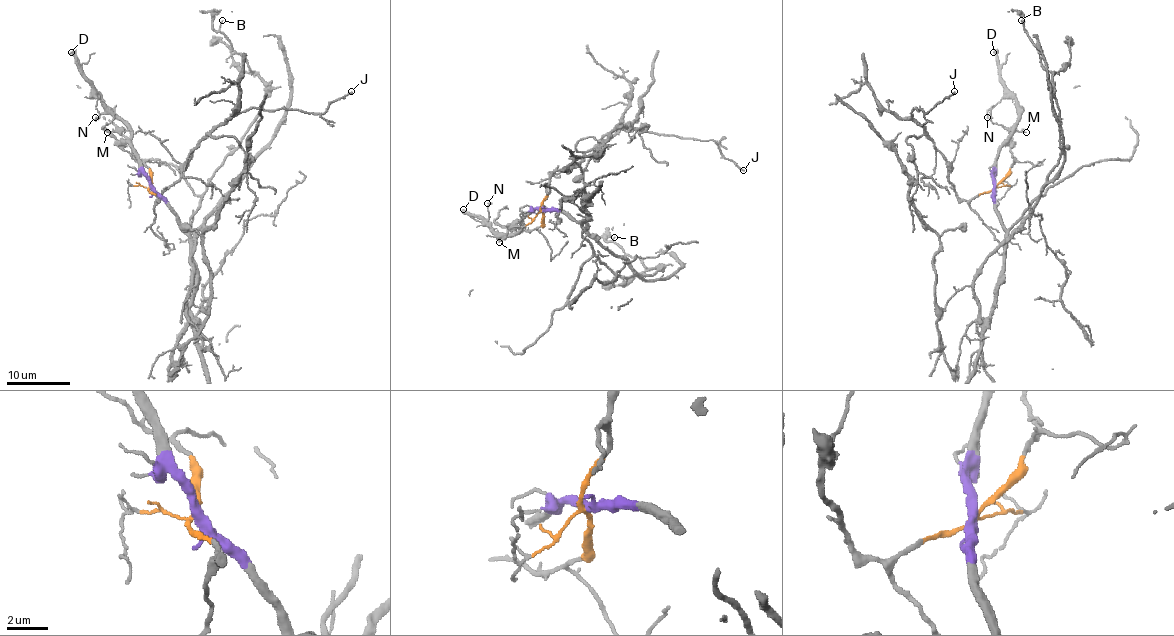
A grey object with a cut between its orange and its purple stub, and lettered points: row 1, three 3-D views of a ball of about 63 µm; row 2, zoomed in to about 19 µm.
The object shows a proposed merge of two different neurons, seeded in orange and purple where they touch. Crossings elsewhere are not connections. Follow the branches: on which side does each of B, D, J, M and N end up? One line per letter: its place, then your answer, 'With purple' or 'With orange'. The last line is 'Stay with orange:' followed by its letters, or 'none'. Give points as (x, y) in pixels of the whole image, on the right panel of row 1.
B: Place: (1021, 20). With purple
D: Place: (993, 52). With purple
J: Place: (954, 91). With orange
M: Place: (1026, 132). With purple
N: Place: (987, 117). With purple
Stay with orange: J

